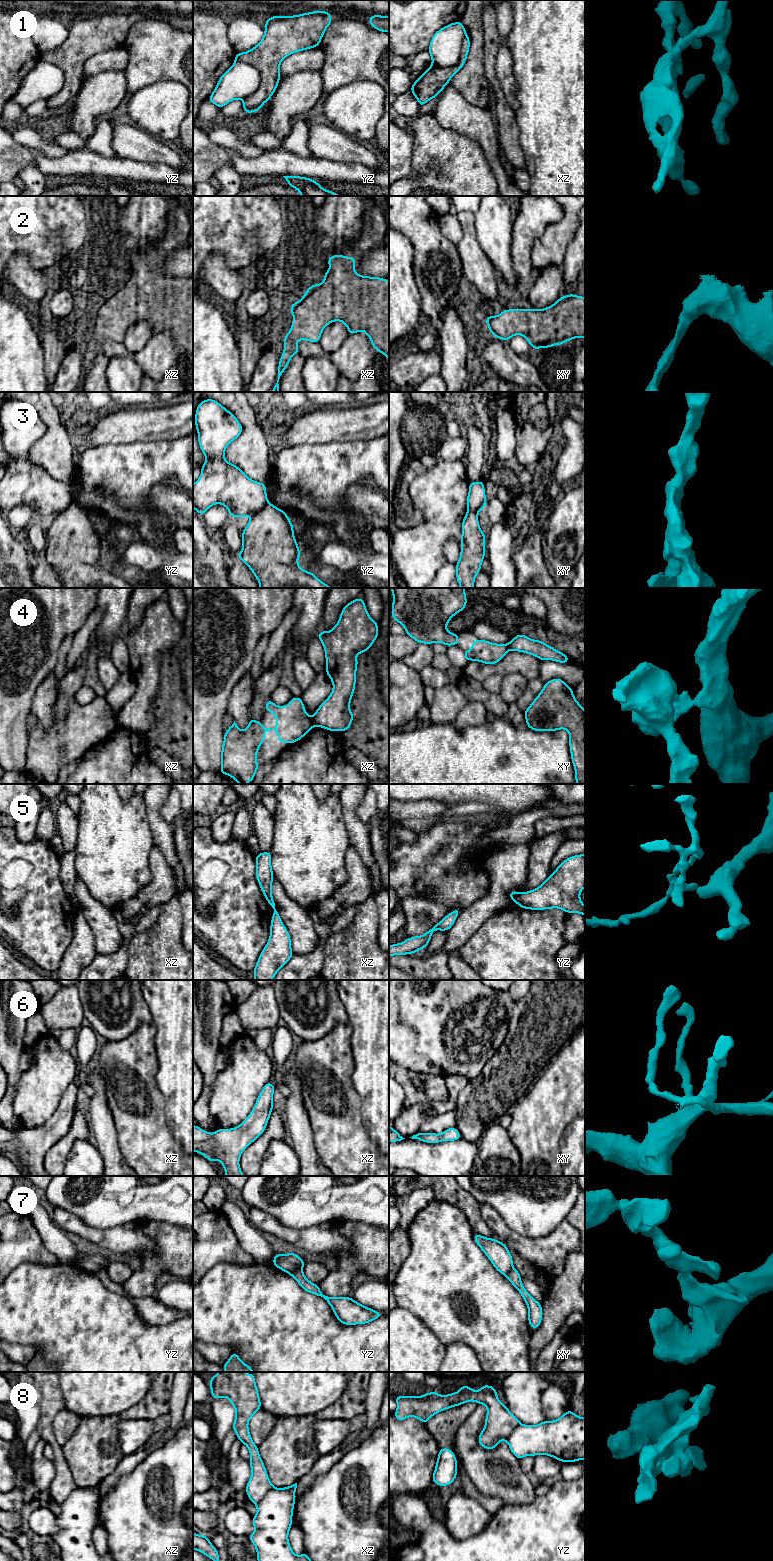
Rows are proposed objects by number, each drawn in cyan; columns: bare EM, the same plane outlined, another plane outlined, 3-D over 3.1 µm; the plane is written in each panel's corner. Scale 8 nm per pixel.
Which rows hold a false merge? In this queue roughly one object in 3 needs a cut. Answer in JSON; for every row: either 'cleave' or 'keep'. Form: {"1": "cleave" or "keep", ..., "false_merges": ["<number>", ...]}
{"1": "cleave", "2": "keep", "3": "cleave", "4": "cleave", "5": "cleave", "6": "keep", "7": "cleave", "8": "cleave", "false_merges": ["1", "3", "4", "5", "7", "8"]}

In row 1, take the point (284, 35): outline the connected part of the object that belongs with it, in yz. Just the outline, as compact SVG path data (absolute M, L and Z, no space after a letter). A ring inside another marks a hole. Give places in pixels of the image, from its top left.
M330 11L274 15L265 21L262 40L249 51L235 53L236 62L253 66L260 77L257 91L243 98L244 113L257 112L270 100L281 78L282 60L295 52L319 46L331 22Z

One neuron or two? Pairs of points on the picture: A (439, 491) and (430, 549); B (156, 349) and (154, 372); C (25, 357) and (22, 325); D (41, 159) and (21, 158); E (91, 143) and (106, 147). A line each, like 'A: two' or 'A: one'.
A: one
B: one
C: one
D: one
E: one

